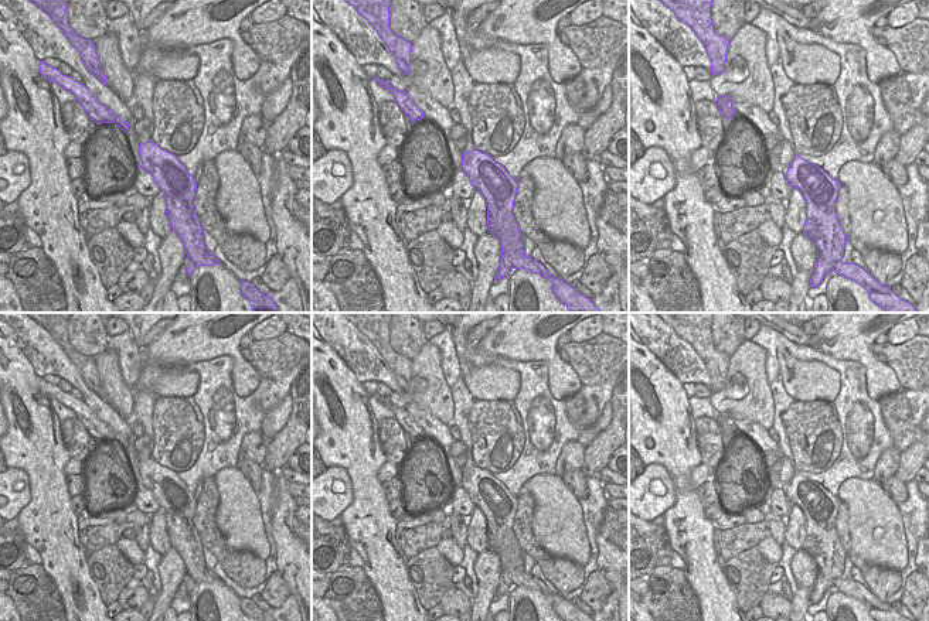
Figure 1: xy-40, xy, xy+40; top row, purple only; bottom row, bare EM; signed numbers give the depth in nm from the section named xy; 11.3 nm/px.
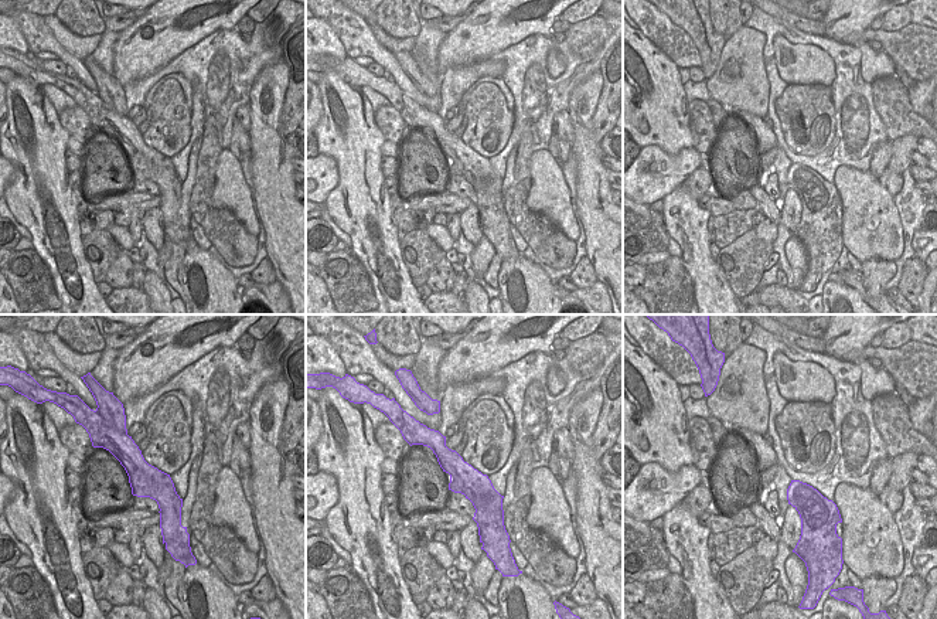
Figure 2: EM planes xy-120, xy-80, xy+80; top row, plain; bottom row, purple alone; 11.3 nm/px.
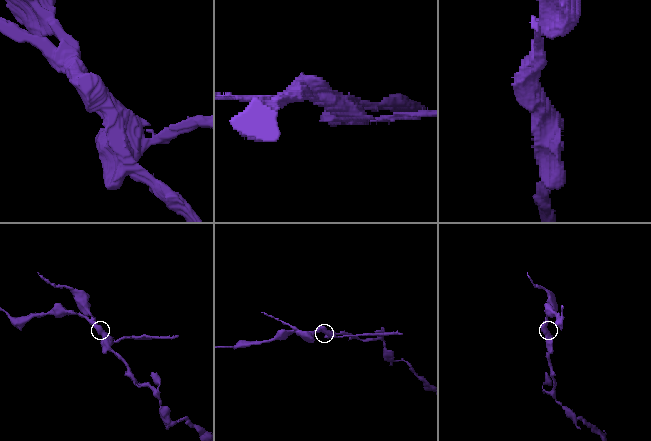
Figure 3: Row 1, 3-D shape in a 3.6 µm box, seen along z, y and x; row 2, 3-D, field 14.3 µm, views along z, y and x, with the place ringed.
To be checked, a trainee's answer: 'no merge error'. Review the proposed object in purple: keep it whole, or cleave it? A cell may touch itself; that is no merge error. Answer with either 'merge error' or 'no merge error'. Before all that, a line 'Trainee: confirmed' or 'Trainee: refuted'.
Trainee: refuted
merge error

